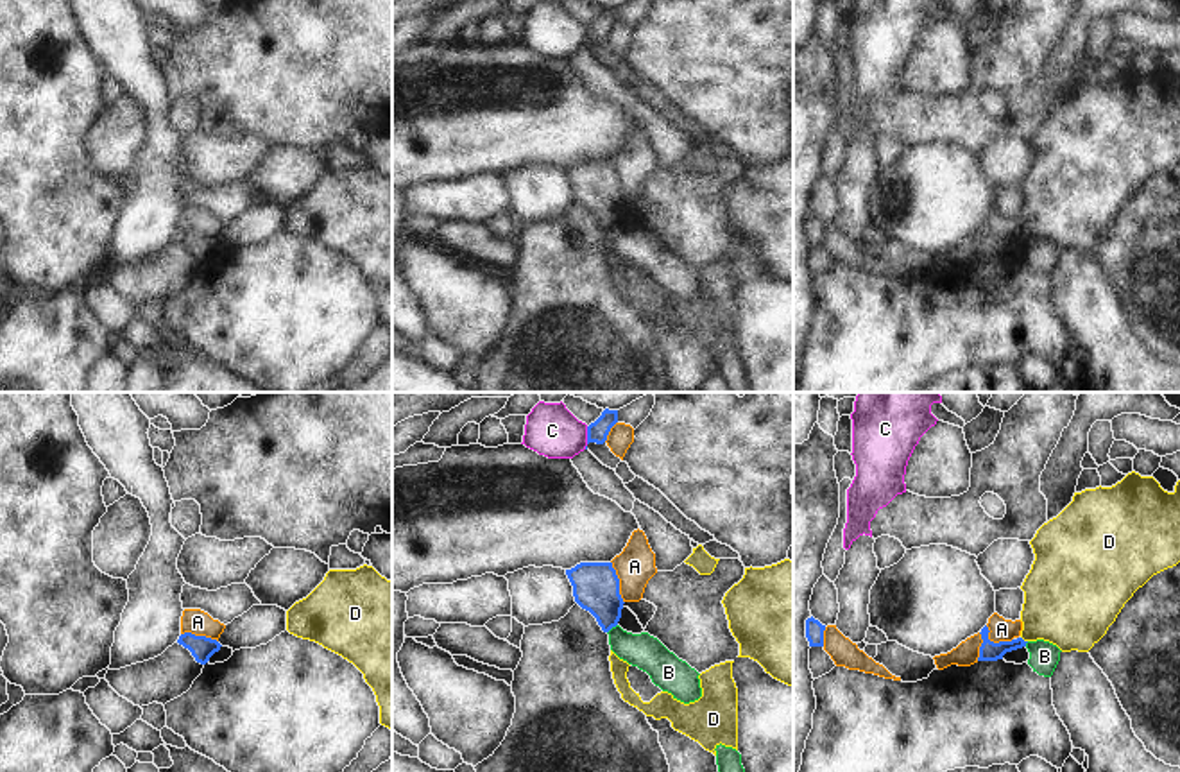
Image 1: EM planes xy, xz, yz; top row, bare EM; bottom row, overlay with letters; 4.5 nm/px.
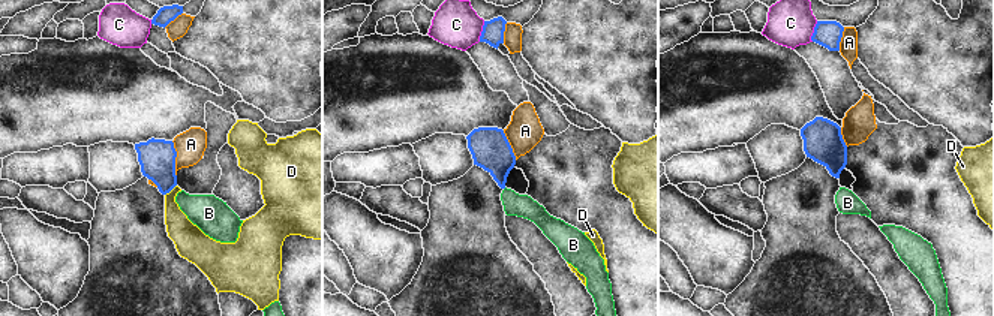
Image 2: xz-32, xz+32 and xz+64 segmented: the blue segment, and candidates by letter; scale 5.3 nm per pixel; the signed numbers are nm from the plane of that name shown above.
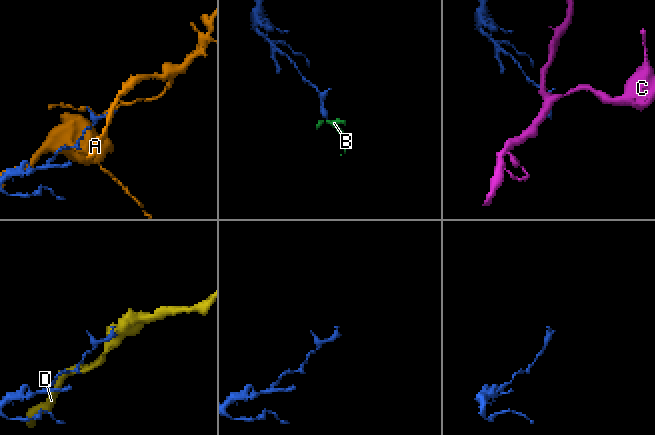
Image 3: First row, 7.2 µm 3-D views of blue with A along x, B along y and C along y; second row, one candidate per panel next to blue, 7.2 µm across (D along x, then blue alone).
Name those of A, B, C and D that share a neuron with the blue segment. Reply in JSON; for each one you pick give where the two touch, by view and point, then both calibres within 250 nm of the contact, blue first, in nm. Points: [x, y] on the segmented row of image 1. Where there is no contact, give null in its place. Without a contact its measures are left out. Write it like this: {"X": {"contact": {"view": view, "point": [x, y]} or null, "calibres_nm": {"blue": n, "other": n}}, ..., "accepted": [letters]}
{"accepted": []}

